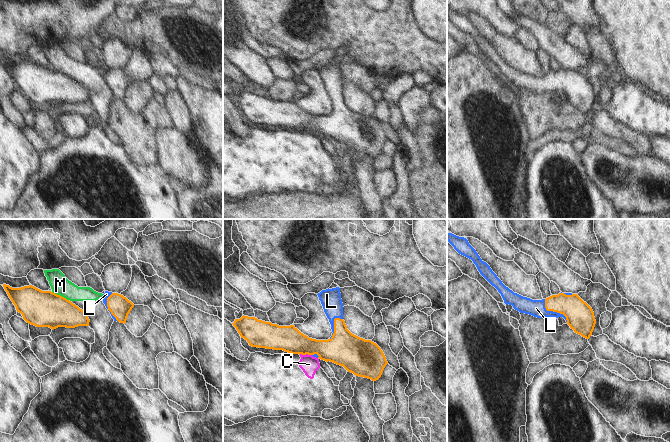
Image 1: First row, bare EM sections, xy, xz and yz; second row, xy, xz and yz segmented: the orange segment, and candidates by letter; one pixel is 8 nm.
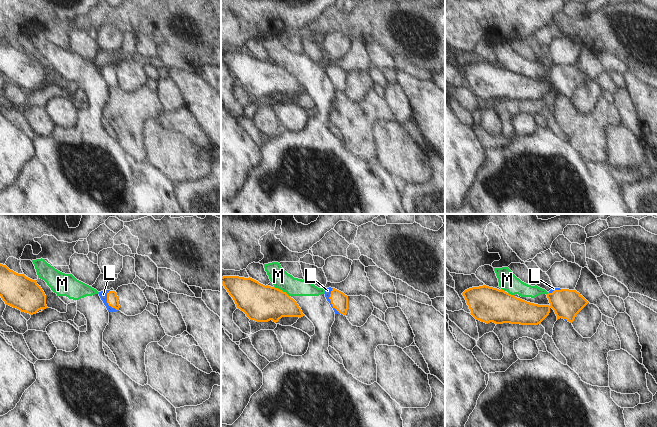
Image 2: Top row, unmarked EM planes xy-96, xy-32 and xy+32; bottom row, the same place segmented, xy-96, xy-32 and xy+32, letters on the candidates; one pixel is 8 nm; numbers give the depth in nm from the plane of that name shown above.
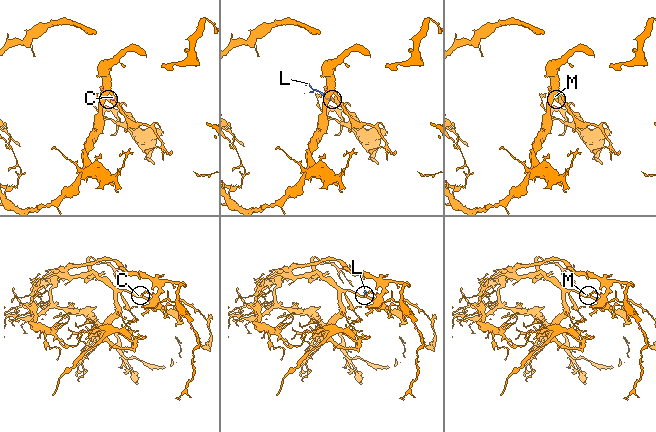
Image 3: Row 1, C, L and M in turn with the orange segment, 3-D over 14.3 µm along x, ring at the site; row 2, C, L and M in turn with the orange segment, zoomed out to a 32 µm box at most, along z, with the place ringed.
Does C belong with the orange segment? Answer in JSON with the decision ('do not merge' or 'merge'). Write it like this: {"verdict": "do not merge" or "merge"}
{"verdict": "do not merge"}

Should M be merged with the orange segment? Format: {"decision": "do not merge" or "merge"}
{"decision": "do not merge"}

